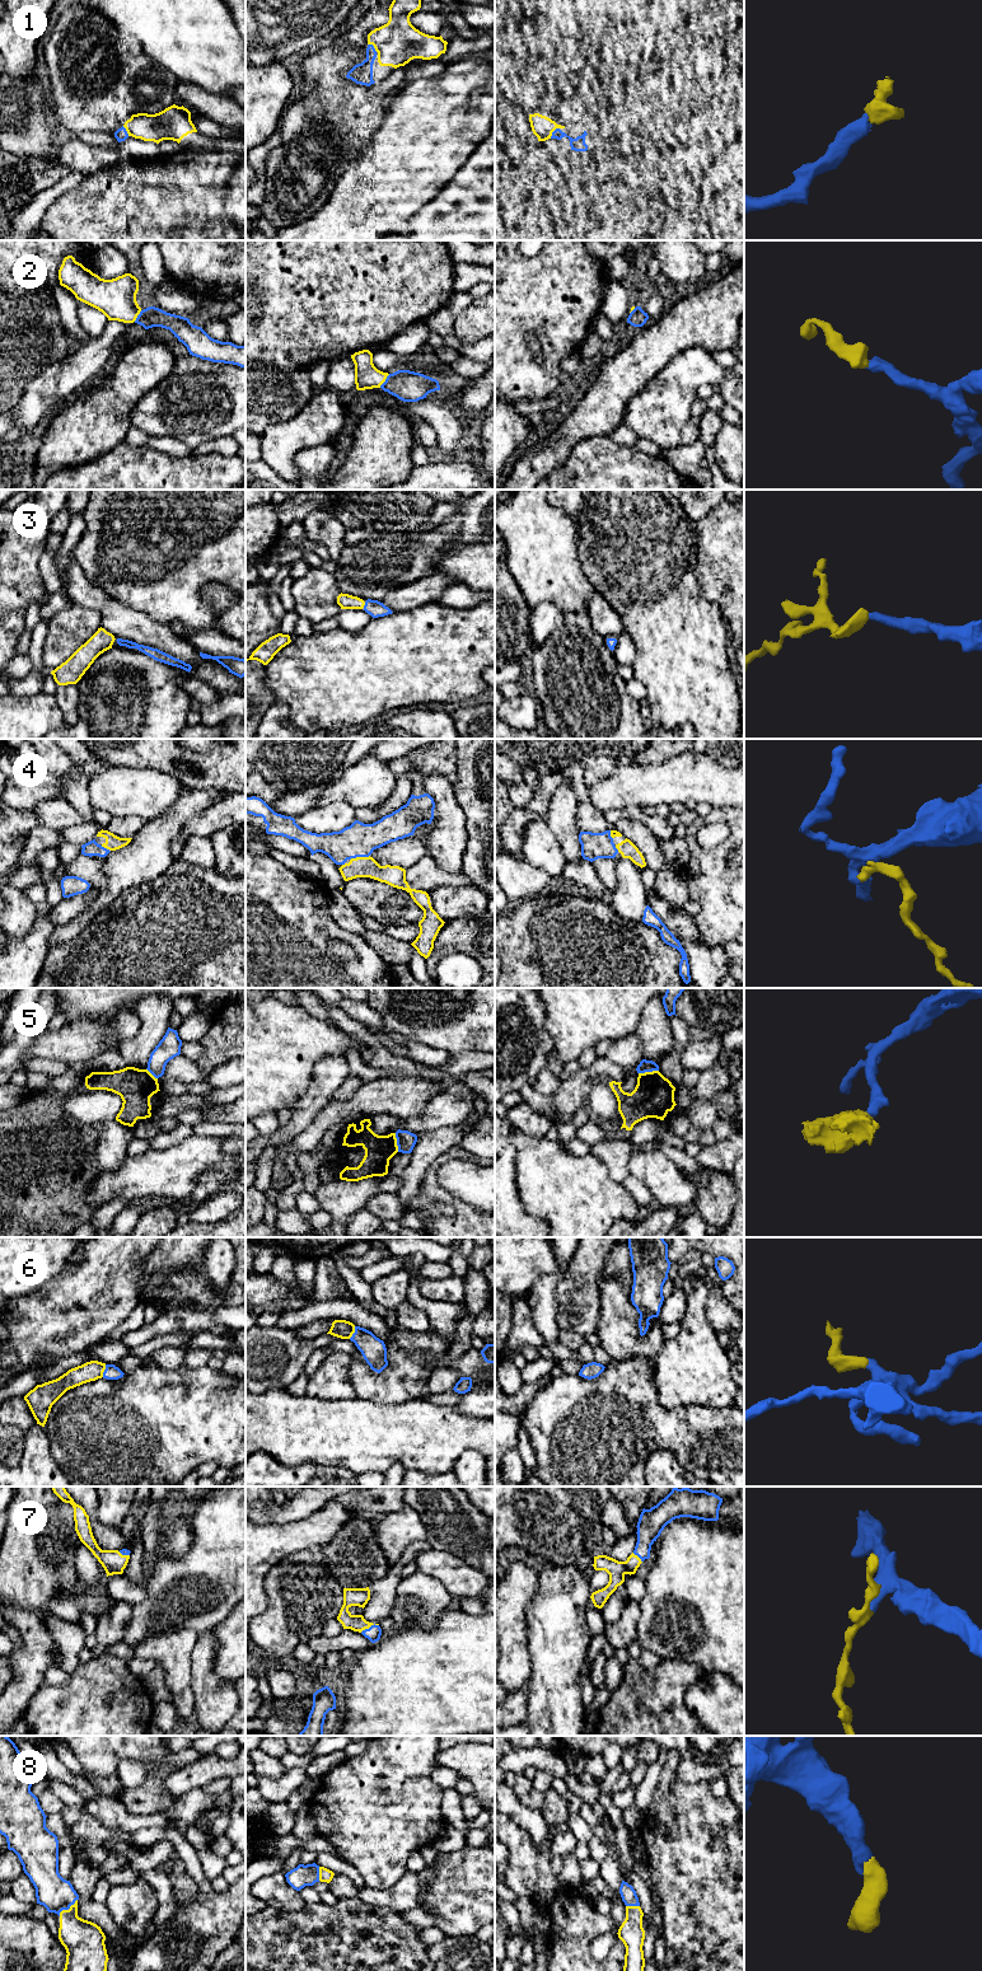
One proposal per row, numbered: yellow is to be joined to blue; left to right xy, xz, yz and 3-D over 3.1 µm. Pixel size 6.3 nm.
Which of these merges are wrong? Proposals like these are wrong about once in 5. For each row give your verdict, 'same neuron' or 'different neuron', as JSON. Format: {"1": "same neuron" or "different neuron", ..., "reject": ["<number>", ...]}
{"1": "same neuron", "2": "same neuron", "3": "same neuron", "4": "same neuron", "5": "different neuron", "6": "same neuron", "7": "same neuron", "8": "same neuron", "reject": ["5"]}

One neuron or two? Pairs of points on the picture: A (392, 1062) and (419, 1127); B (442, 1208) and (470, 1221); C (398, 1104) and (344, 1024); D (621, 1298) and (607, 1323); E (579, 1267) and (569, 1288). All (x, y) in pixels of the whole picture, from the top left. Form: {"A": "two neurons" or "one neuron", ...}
{"A": "two neurons", "B": "two neurons", "C": "two neurons", "D": "one neuron", "E": "one neuron"}

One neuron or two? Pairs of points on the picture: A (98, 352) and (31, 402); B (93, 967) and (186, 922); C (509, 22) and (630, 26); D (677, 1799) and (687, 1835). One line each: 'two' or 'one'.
A: one
B: one
C: two
D: one

